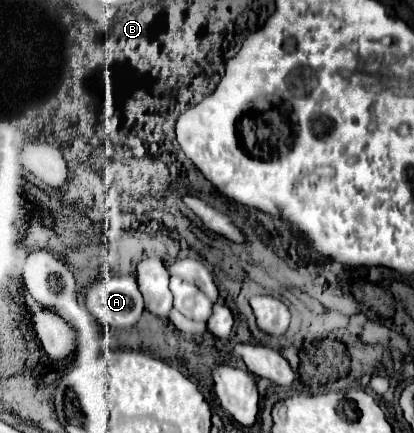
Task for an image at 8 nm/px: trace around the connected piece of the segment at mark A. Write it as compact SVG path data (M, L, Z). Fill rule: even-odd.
M116 275L96 281L86 291L86 307L102 325L130 329L144 311L144 299L134 275Z

